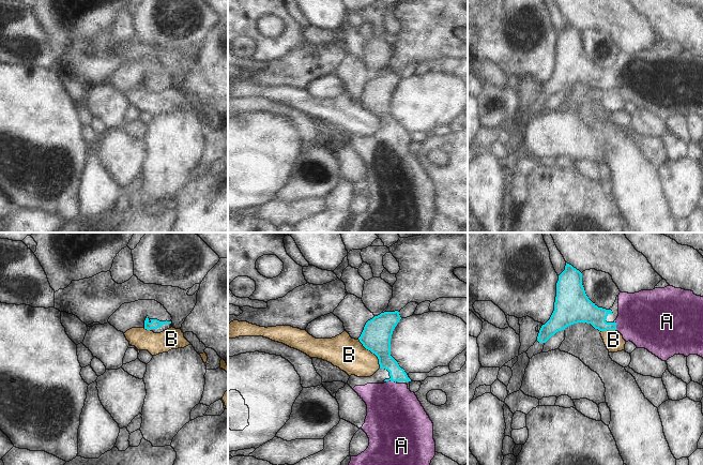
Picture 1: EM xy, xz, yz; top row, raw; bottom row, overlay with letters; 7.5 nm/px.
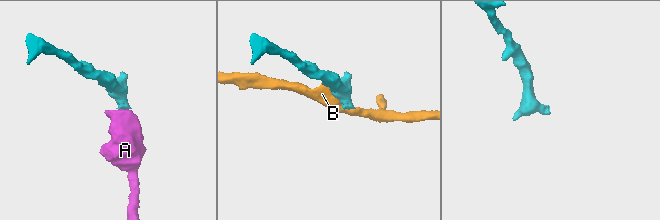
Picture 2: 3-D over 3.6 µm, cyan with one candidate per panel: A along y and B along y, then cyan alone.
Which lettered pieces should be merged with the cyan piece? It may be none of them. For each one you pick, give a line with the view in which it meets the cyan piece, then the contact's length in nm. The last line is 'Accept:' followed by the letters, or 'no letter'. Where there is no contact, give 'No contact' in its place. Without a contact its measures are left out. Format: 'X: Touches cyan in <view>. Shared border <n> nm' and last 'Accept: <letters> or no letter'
A: Touches cyan in xz. Shared border 70 nm
Accept: A

